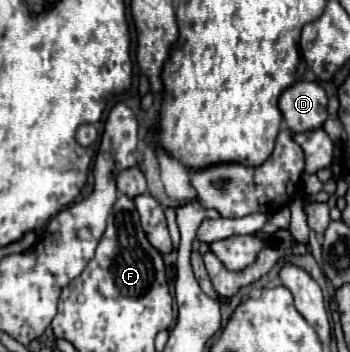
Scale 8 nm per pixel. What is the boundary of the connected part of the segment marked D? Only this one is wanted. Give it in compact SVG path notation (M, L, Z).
M298 80L286 88L278 100L278 108L284 116L286 126L298 134L316 130L328 118L326 110L328 98L324 88L318 82Z

